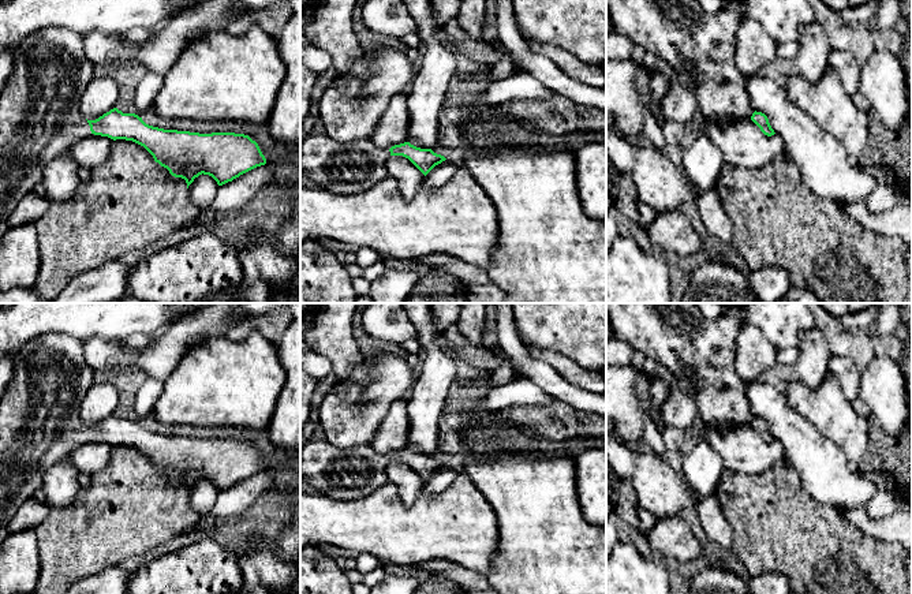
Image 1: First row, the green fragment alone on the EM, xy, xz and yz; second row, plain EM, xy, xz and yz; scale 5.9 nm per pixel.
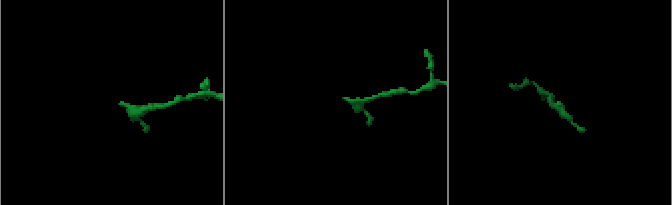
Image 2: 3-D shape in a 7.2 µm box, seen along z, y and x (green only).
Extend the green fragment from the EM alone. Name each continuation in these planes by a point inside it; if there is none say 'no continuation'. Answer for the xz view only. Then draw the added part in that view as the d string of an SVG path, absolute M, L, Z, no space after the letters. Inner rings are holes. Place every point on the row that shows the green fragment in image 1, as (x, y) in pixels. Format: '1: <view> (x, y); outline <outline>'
1: xz (346, 168); outline M328 134L302 139L300 176L314 186L337 194L358 194L389 176L389 149L377 147L371 138L340 143Z

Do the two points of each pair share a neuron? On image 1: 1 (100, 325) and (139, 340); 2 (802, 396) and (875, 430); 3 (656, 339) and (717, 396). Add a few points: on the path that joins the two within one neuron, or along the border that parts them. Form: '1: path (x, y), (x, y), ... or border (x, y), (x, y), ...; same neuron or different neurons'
1: border (156, 333), (131, 333), (123, 340); different neurons
2: border (867, 423), (871, 444); different neurons
3: path (675, 340), (711, 377); same neuron

